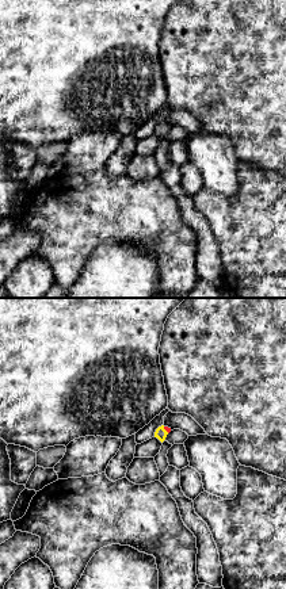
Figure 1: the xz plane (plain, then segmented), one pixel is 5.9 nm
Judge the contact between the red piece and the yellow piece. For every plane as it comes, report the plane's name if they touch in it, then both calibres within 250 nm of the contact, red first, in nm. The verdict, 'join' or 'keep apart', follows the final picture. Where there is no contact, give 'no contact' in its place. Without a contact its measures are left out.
contact in xz; calibres 30 and 70 nm

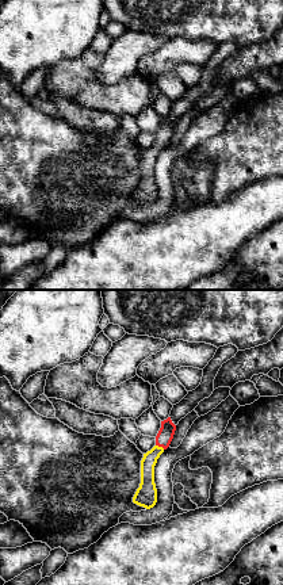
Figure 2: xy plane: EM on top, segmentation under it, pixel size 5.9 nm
contact in xy; calibres 90 and 90 nm

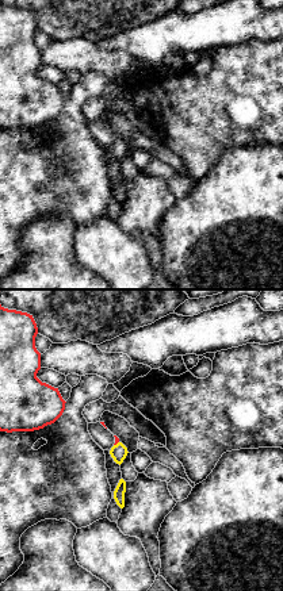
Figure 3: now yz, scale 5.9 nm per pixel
contact in yz; calibres 30 and 100 nm

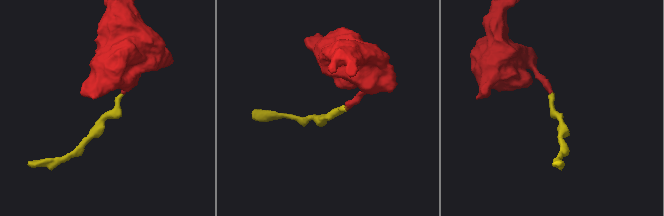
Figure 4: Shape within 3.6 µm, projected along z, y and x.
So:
join

